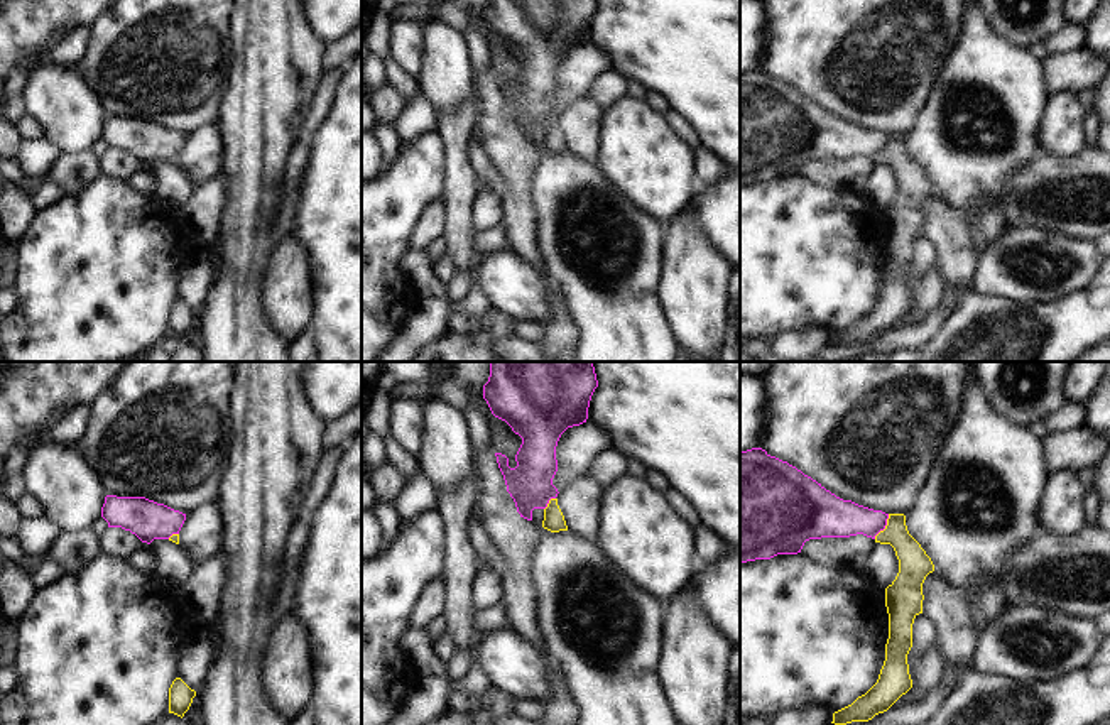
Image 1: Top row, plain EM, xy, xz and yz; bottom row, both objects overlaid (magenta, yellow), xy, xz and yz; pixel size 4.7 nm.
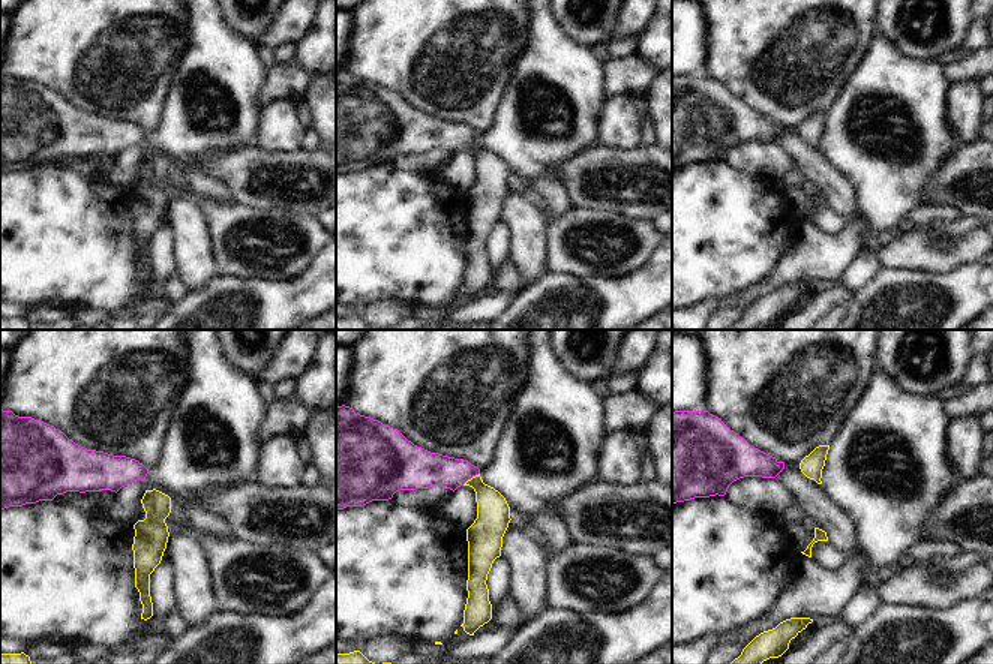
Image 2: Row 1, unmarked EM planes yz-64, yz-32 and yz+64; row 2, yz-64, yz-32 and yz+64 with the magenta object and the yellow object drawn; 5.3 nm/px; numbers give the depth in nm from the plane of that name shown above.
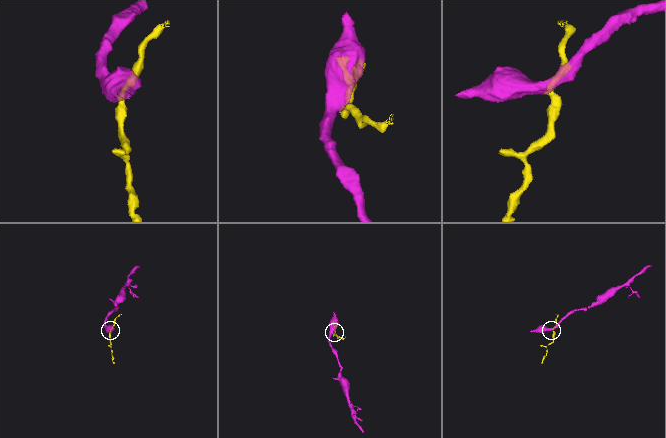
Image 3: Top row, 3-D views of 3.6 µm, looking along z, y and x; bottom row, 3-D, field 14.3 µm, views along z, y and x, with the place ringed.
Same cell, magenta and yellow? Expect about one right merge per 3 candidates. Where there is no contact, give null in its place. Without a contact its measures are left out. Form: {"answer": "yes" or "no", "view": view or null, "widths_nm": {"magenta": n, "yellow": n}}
{"answer": "no", "view": "yz", "widths_nm": {"magenta": 190, "yellow": 160}}

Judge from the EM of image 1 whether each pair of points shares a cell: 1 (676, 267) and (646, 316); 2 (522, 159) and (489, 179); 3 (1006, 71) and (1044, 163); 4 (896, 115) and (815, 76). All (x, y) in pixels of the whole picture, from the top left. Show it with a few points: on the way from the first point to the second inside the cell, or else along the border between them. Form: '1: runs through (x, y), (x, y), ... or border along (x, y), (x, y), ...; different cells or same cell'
1: border along (661, 257), (659, 306), (673, 333); different cells
2: border along (482, 146), (502, 179), (500, 198); different cells
3: border along (1043, 151), (1029, 164), (1009, 176); different cells
4: runs through (876, 115), (862, 115), (835, 95); same cell

